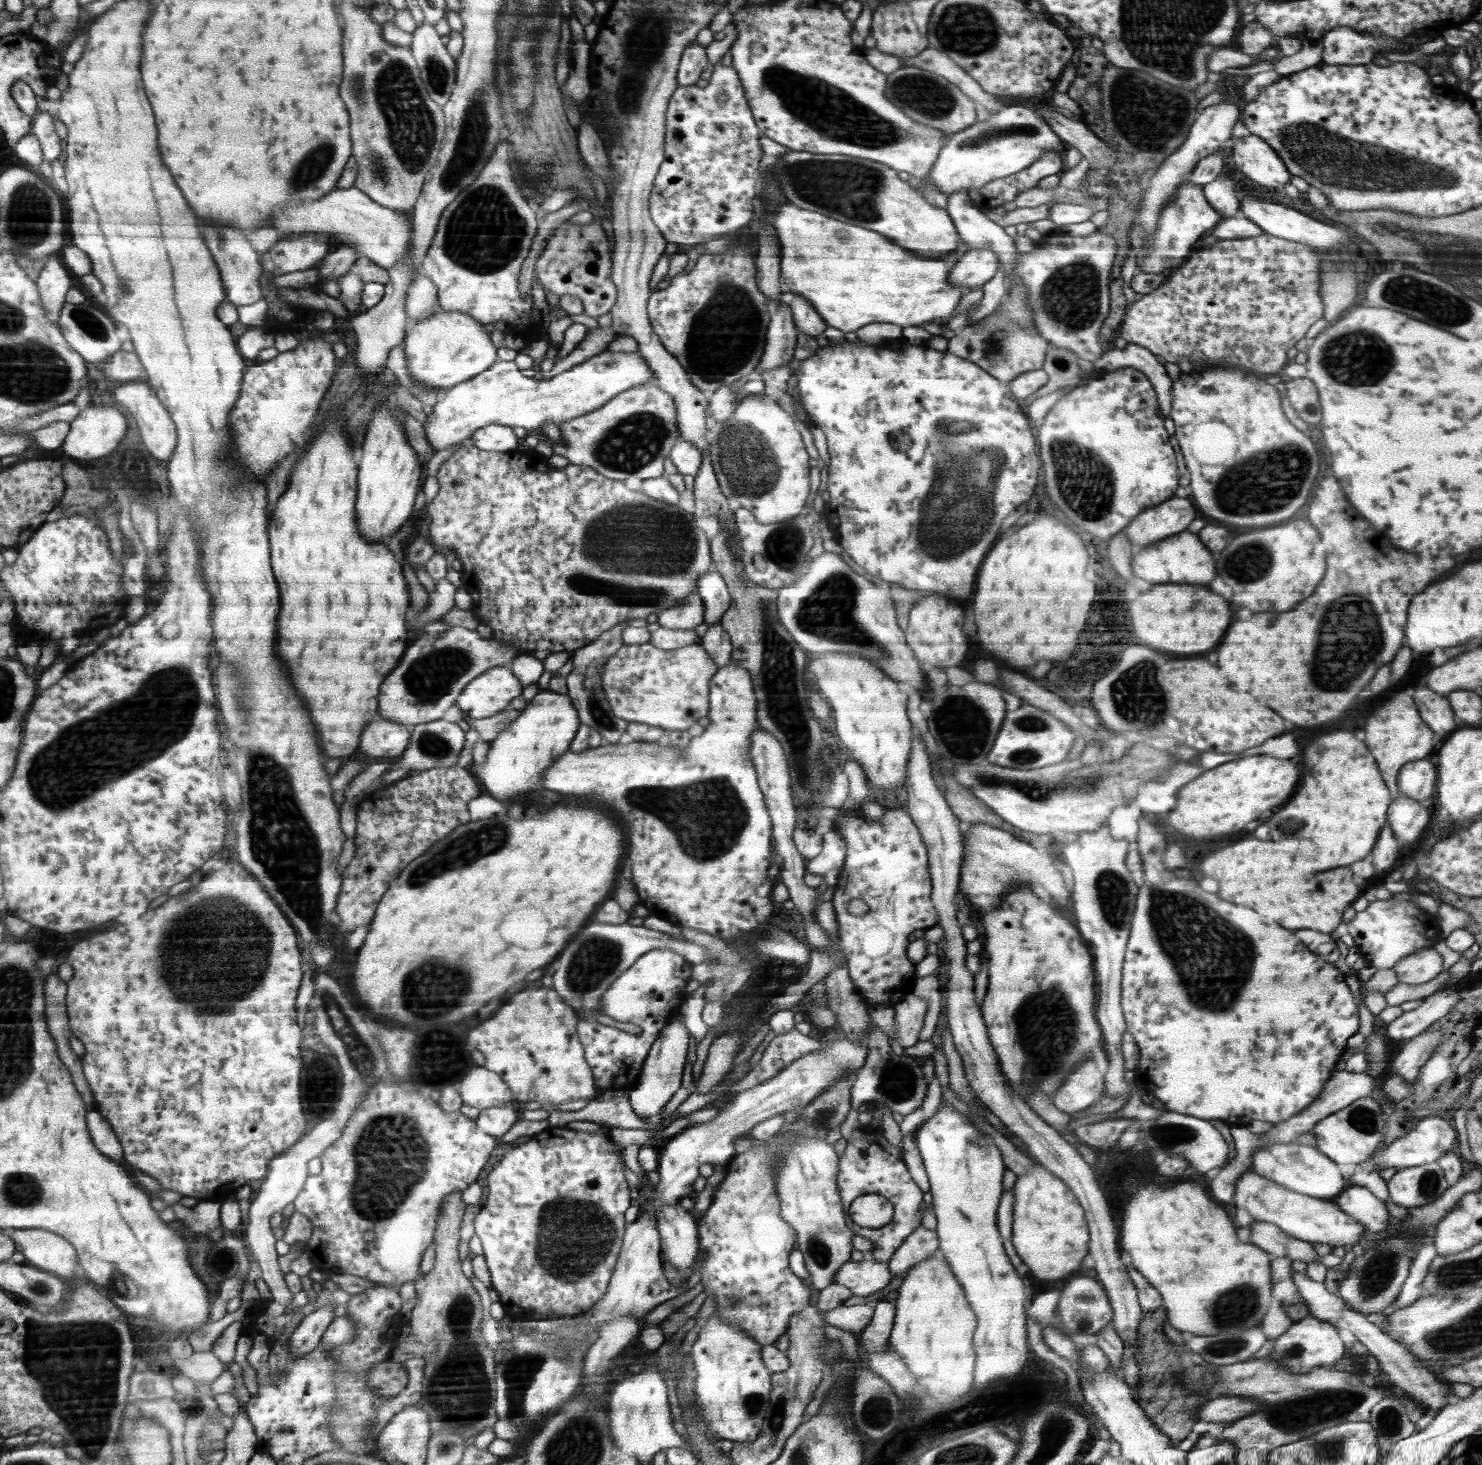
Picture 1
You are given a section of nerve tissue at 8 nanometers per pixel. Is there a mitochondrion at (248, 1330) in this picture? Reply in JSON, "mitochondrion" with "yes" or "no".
{"mitochondrion":"no"}

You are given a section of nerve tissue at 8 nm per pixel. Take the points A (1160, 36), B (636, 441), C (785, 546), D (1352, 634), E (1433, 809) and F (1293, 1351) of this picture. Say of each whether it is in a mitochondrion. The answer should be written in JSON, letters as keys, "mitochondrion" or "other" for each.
{"A":"mitochondrion","B":"mitochondrion","C":"mitochondrion","D":"mitochondrion","E":"other","F":"mitochondrion"}

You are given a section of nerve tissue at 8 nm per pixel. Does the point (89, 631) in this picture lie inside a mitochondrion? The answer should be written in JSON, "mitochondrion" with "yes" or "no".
{"mitochondrion":"no"}

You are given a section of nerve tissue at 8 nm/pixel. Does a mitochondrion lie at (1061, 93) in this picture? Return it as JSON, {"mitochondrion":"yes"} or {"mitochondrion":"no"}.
{"mitochondrion":"no"}

